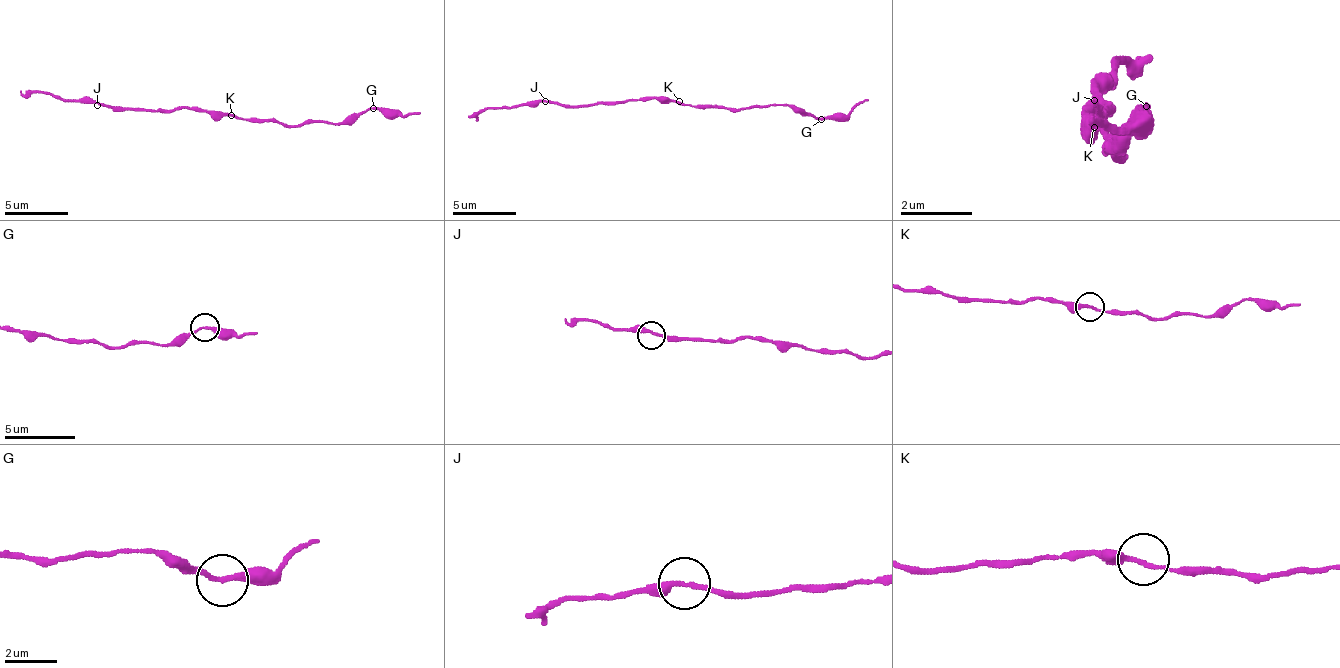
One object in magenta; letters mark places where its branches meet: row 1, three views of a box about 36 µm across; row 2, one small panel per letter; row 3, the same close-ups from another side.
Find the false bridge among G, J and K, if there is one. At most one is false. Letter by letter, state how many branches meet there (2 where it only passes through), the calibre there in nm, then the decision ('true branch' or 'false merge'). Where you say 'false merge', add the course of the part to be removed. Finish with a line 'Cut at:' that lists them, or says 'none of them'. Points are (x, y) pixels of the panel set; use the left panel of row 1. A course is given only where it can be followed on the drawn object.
G: 2 branches meet; 200 nm thick; false merge; foreign part runs (374, 109), (396, 109), (402, 115), (421, 112)
J: 2 branches meet; 220 nm thick; true branch
K: 2 branches meet; 200 nm thick; true branch
Cut at: G

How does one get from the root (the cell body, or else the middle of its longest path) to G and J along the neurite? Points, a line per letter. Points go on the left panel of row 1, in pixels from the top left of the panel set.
G: (228, 115), (247, 121), (282, 121), (285, 124), (310, 124), (313, 121), (345, 124), (374, 109)
J: (228, 115), (212, 115), (193, 109), (113, 109), (97, 105)

